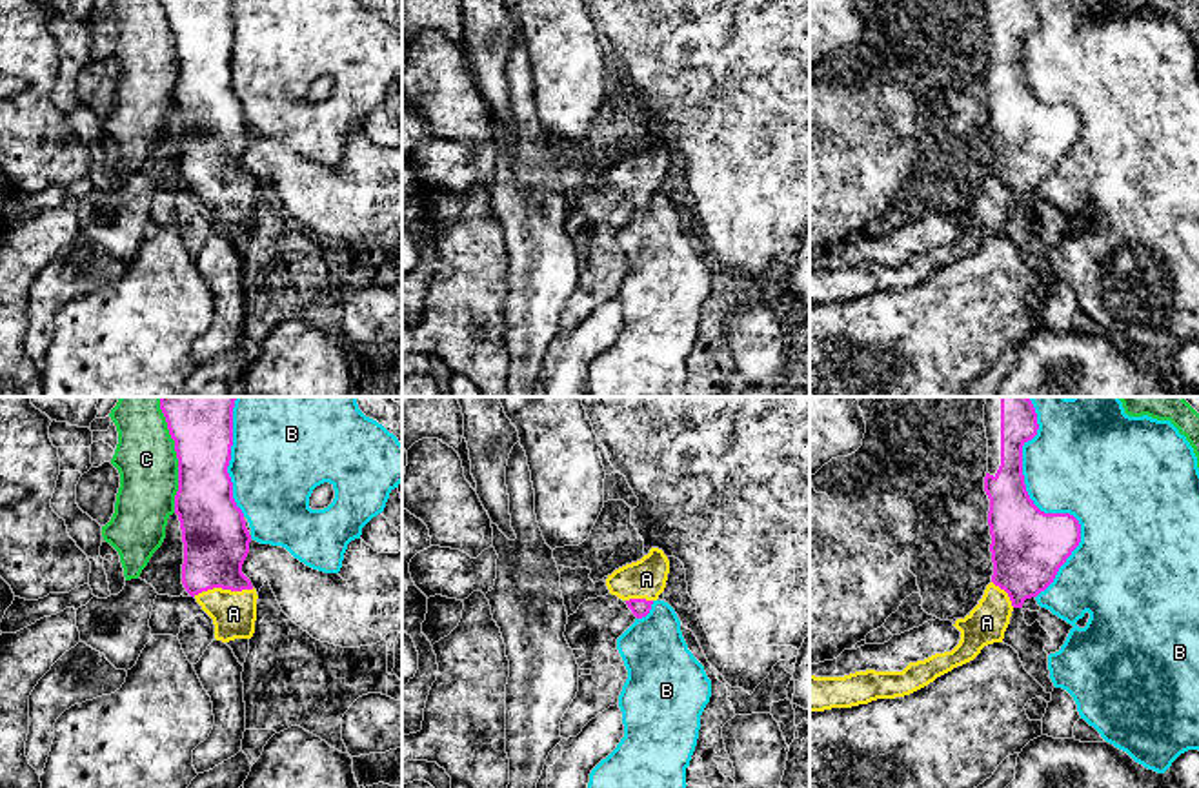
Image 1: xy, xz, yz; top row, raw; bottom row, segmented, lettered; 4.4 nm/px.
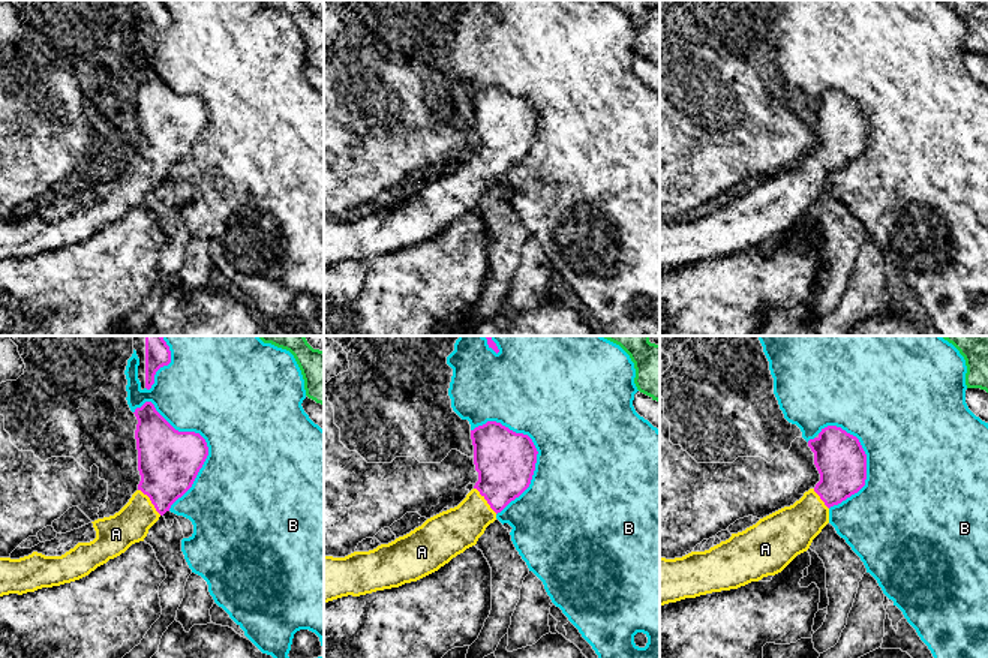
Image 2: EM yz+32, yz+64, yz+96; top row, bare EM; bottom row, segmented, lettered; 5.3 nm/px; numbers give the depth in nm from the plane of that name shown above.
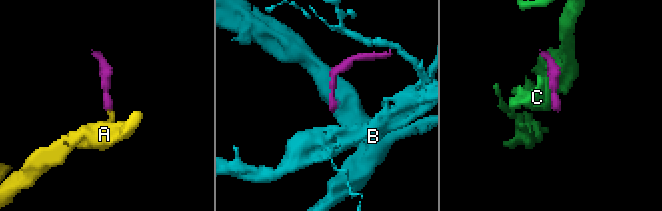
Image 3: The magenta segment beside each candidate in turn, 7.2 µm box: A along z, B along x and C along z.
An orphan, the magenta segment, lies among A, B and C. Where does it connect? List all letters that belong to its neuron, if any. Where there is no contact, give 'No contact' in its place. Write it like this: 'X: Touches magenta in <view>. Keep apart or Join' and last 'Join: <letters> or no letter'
A: Touches magenta in xy. Join
B: Touches magenta in yz. Keep apart
C: Touches magenta in xy. Keep apart
Join: A

